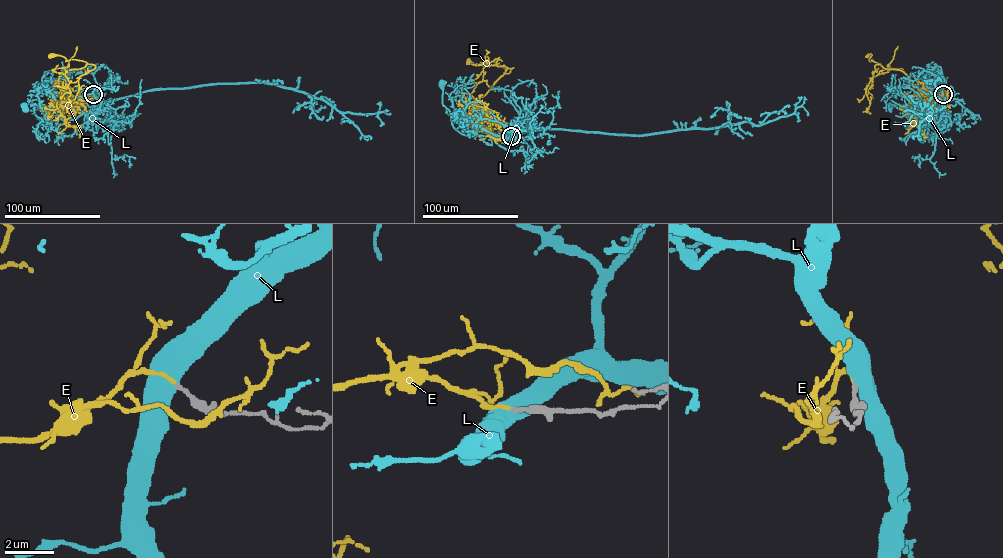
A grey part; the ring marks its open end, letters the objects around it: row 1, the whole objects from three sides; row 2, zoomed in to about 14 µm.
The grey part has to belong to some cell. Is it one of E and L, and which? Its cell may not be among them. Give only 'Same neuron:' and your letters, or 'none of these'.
Same neuron: E

